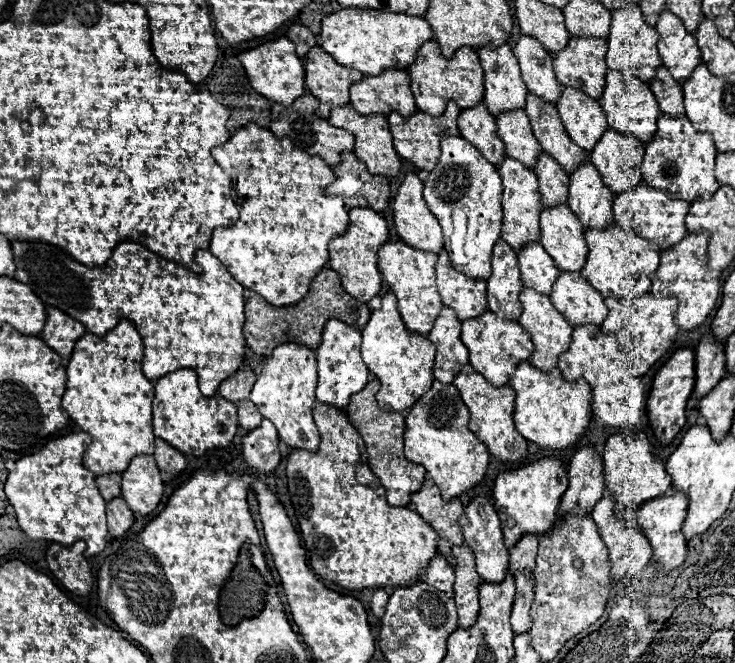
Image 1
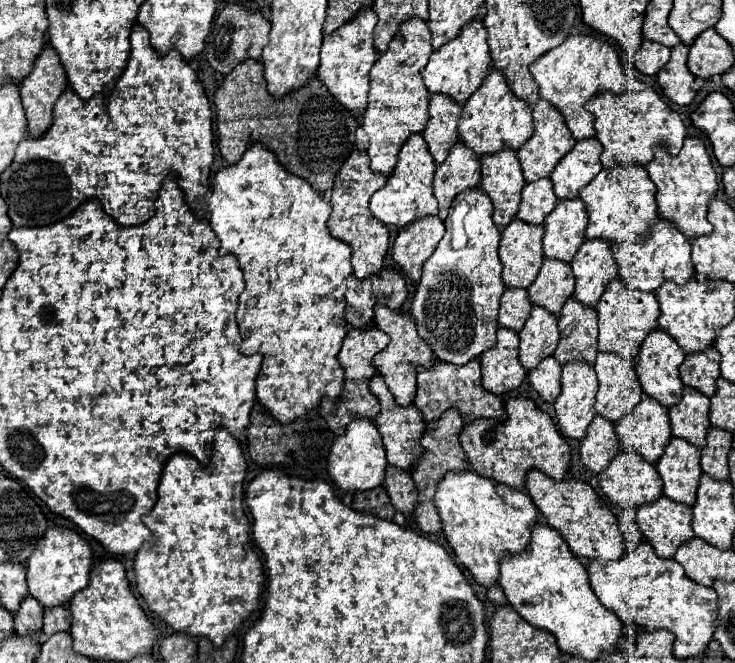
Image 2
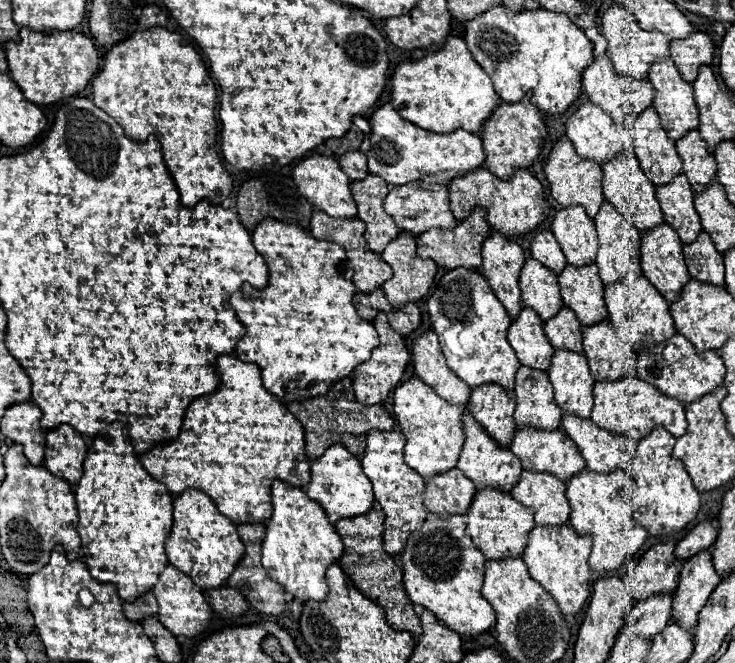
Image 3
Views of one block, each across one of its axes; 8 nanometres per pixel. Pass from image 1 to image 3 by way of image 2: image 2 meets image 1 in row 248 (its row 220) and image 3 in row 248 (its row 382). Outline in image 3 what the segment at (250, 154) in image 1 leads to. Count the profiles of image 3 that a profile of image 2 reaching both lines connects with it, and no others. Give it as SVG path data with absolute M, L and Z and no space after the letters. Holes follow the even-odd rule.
M262 220L262 224L258 224L252 232L252 240L268 264L268 286L264 290L254 290L246 284L240 294L230 298L238 320L246 328L246 336L238 342L236 358L258 364L262 372L262 386L280 404L310 396L326 396L334 382L350 376L354 368L362 364L362 360L368 360L370 352L378 346L374 326L364 322L352 304L356 294L352 284L354 268L346 256L346 250L336 242L316 240L310 232L280 220Z

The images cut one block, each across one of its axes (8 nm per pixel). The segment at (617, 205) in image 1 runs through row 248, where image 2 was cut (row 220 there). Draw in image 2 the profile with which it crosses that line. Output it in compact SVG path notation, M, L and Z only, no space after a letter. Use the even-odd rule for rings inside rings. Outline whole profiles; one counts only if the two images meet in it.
M664 218L656 220L650 236L638 238L634 244L620 244L616 248L614 258L620 266L620 278L632 290L656 292L656 288L660 288L666 280L672 280L682 286L694 276L694 266L690 260L690 242L678 228L674 228Z

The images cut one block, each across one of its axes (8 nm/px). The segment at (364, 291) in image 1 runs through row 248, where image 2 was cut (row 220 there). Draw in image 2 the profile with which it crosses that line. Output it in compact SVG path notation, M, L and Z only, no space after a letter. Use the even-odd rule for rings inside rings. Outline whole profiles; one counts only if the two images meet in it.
M354 150L352 156L348 156L346 164L342 166L342 172L334 180L334 188L330 194L332 214L328 220L328 228L334 238L346 242L352 248L352 266L354 266L354 276L358 280L370 278L372 274L378 274L384 268L384 256L388 252L388 240L390 240L388 228L370 214L368 202L376 190L386 186L386 182L388 182L386 176L370 172L368 154L358 150Z

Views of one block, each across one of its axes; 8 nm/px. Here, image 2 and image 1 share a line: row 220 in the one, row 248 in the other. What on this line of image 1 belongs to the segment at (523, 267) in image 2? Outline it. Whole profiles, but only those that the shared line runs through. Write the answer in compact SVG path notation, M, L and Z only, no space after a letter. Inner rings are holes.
M504 158L502 166L498 168L502 186L504 186L504 196L502 196L502 206L504 206L504 220L502 220L502 240L514 250L520 252L524 246L540 242L540 212L544 210L538 194L538 178L532 170L524 168L520 162L512 158Z

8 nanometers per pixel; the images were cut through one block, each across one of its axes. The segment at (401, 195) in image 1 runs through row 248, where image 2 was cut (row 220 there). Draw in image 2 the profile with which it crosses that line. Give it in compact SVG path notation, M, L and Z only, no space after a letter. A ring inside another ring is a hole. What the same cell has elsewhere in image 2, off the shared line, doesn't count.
M426 216L426 220L418 220L418 224L410 224L410 228L404 228L398 234L392 246L392 258L402 272L418 284L422 266L434 254L442 236L444 222L438 216Z

